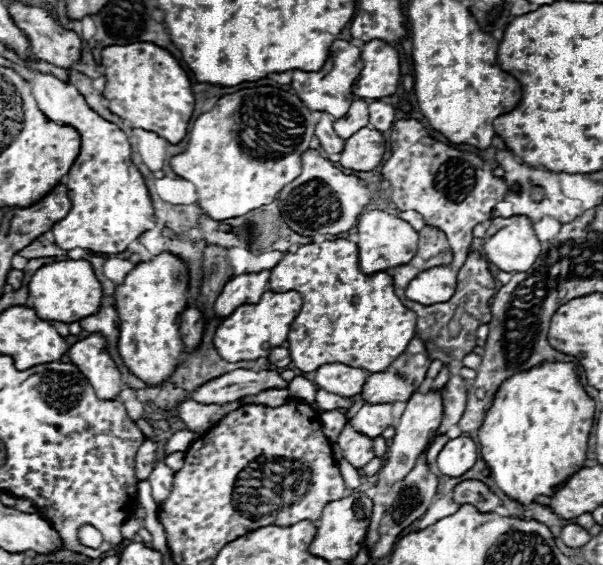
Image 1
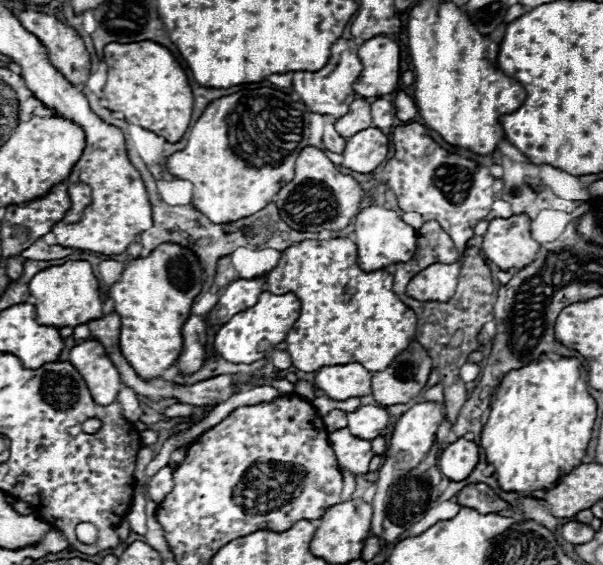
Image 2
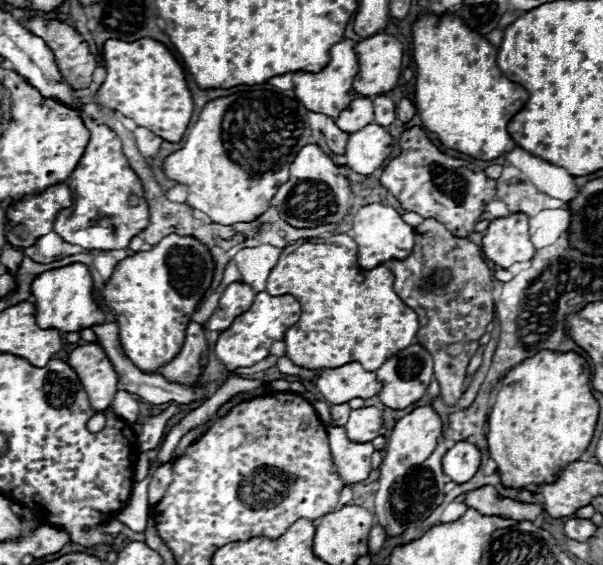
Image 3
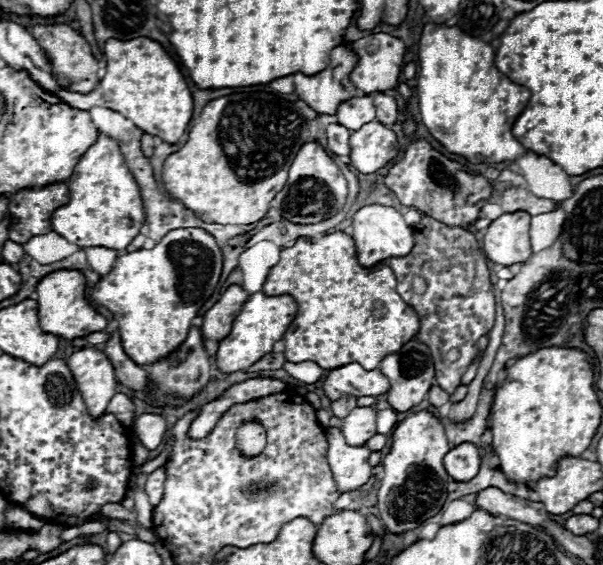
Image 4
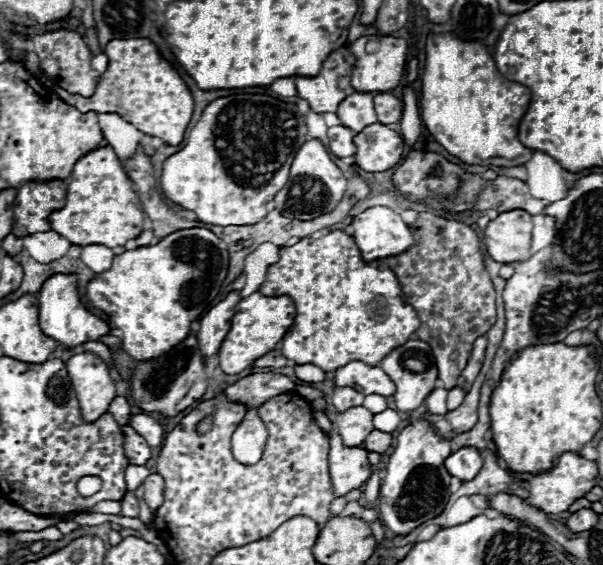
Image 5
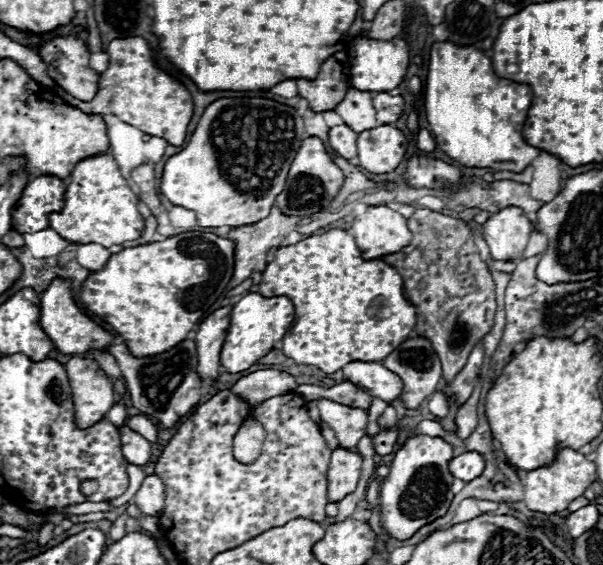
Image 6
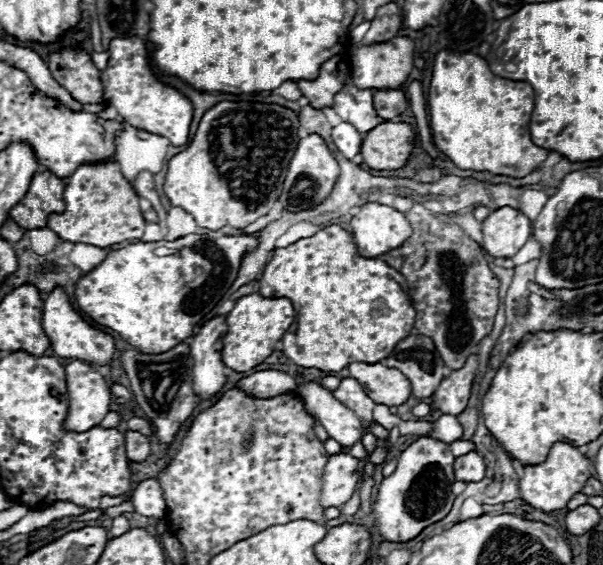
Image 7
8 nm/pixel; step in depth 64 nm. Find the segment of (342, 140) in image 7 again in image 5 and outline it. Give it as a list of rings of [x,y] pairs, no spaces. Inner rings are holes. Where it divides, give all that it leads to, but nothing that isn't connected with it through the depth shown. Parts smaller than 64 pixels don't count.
[[[342,124],[328,128],[328,148],[332,154],[340,158],[348,158],[356,154],[354,146],[354,132]]]

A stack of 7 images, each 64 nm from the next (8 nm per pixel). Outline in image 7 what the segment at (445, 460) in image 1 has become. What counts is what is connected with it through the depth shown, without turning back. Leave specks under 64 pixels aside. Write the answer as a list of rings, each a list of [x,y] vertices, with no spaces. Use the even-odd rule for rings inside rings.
[[[468,452],[454,462],[454,474],[462,482],[480,482],[486,472],[486,462],[478,452]]]

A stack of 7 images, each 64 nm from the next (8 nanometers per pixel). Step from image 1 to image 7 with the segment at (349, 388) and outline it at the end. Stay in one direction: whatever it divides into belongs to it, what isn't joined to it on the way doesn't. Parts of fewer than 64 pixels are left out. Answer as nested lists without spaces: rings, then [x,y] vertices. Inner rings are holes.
[[[356,362],[348,366],[348,372],[352,378],[358,378],[362,386],[366,386],[366,394],[374,398],[376,404],[386,404],[386,406],[400,406],[406,404],[412,386],[410,380],[396,368],[388,368],[384,364],[364,364]]]

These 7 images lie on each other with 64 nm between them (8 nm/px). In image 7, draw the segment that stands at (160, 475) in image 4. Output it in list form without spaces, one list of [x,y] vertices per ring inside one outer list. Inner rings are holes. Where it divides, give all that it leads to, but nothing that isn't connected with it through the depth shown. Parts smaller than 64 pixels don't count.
[[[144,480],[138,484],[138,488],[132,494],[132,502],[138,514],[148,518],[164,518],[166,516],[166,504],[162,496],[162,488],[156,480]]]

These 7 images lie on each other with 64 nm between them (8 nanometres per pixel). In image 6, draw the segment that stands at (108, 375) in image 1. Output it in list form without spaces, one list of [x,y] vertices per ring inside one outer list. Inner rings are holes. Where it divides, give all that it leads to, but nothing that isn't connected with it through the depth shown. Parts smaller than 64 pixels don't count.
[[[78,356],[66,362],[66,374],[72,388],[76,426],[94,426],[114,404],[114,388],[110,378],[98,362]]]

